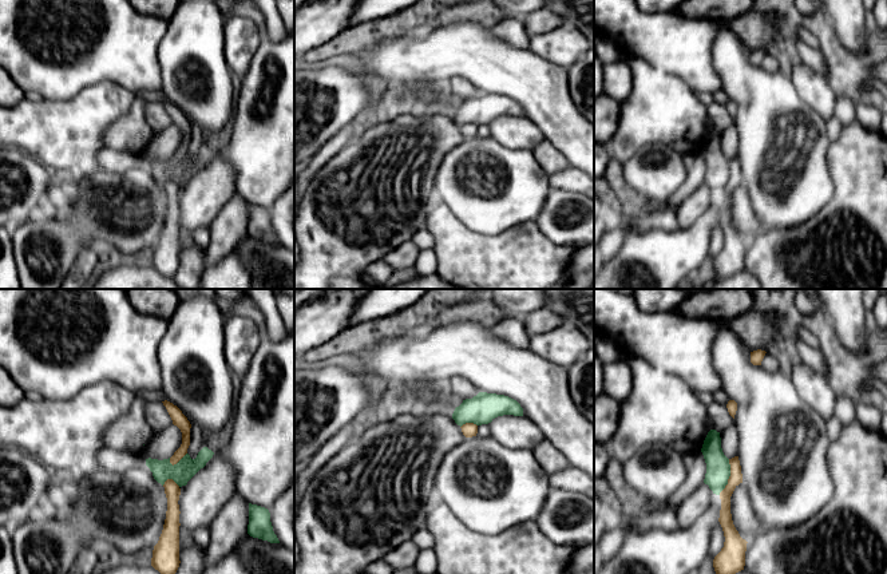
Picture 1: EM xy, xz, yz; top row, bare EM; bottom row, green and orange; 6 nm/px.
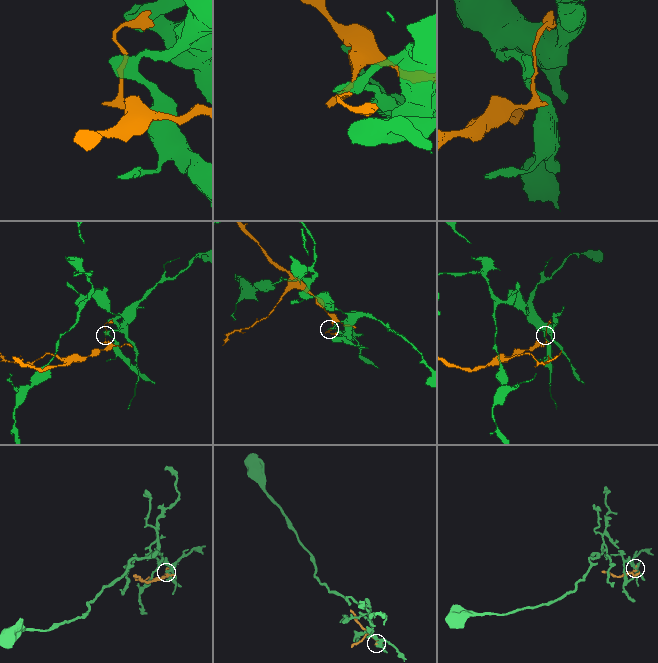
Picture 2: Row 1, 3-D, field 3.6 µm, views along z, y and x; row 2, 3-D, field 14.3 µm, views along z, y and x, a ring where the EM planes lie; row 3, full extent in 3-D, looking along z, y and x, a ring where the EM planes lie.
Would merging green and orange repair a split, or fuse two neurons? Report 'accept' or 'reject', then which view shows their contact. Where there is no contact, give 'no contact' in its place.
reject | yz

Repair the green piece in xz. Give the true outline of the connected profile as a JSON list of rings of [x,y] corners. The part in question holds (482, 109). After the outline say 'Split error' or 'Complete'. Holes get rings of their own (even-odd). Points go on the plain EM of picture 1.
[[[479,92],[472,99],[463,100],[455,108],[452,119],[460,127],[466,123],[482,126],[503,115],[523,116],[523,108],[516,100],[508,96]]]. Complete

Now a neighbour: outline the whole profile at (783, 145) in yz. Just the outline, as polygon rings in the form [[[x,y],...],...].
[[[728,20],[716,21],[718,31],[713,40],[712,60],[721,78],[721,90],[737,103],[734,126],[743,185],[764,230],[799,226],[817,215],[833,197],[827,163],[831,142],[825,120],[800,99],[787,75],[767,72],[751,63],[751,51],[728,27]]]

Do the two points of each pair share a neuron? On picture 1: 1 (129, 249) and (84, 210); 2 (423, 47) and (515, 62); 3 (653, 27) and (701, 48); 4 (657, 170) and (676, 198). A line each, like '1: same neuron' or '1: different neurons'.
1: same neuron
2: same neuron
3: same neuron
4: different neurons

